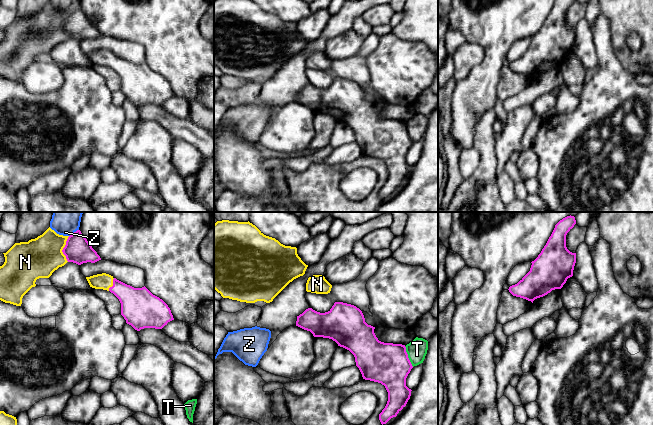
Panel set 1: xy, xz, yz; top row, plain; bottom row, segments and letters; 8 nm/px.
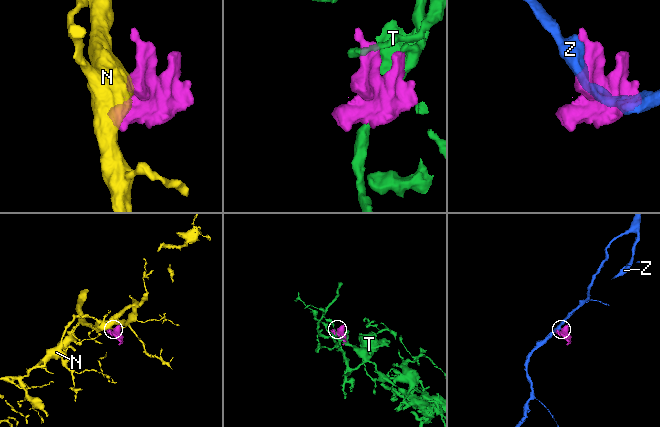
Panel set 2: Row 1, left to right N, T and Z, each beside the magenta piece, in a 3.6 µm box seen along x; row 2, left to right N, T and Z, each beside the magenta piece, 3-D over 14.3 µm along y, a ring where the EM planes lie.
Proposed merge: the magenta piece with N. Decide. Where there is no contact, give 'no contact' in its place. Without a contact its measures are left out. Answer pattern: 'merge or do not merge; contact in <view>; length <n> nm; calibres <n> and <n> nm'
merge; contact in xy; length 200 nm; calibres 200 and 320 nm

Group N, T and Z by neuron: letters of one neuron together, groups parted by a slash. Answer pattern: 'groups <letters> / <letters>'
groups N / T / Z

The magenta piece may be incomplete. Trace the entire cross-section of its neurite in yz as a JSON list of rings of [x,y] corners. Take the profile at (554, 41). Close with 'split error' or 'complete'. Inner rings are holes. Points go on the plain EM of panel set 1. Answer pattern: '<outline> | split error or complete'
[[[556,0],[546,21],[532,37],[530,47],[509,68],[516,73],[533,77],[552,66],[561,65],[573,52],[576,29],[566,23],[566,11],[575,0]]] | complete

